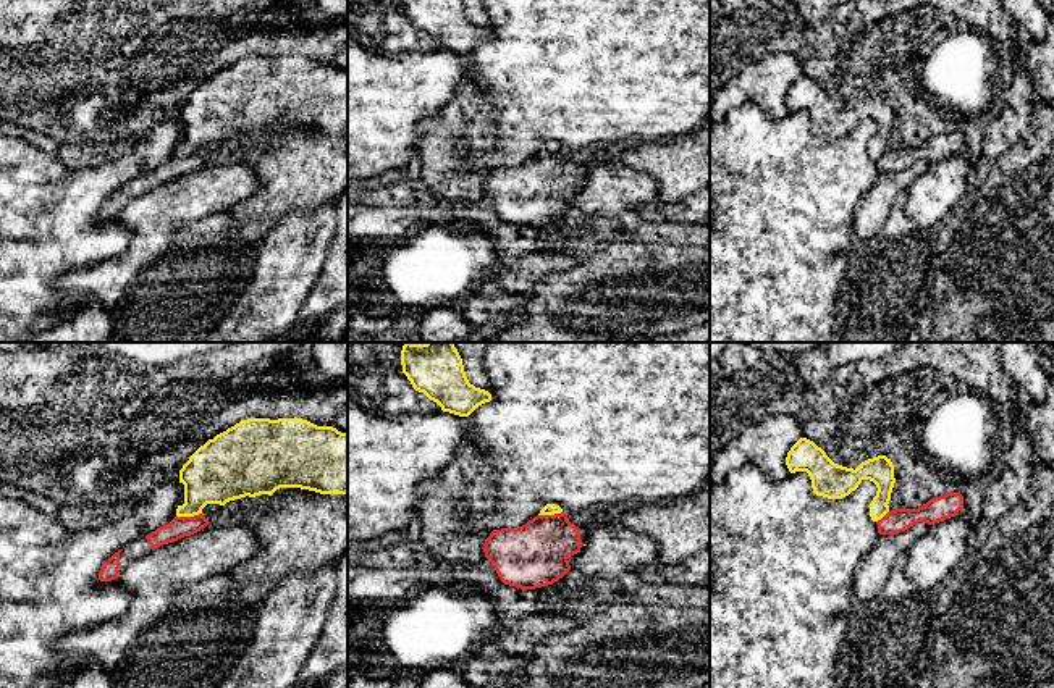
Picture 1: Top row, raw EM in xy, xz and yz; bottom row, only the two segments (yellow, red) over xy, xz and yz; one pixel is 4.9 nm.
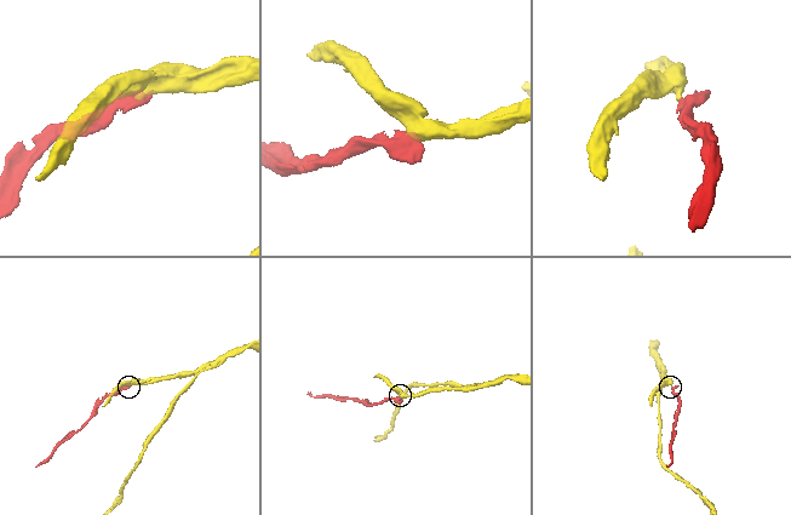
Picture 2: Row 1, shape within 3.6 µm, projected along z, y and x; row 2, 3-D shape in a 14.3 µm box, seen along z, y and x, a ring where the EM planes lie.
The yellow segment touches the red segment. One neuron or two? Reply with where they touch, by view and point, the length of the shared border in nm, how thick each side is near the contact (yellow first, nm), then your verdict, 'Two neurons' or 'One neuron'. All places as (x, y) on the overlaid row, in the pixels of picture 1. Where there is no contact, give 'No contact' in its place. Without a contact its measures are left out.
Touches yellow at xy (188, 516). Shared border 130 nm. Thickness 300 nm (yellow) against 110 nm. Two neurons

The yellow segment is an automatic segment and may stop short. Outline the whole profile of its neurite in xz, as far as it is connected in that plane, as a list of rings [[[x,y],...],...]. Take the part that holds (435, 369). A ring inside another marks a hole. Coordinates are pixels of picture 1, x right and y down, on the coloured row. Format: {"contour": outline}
{"contour": [[[406,342],[401,365],[412,388],[436,402],[443,412],[469,417],[479,405],[491,401],[488,391],[469,383],[453,342]]]}

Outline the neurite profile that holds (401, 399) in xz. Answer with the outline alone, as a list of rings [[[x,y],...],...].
[[[404,373],[386,376],[385,391],[385,401],[380,409],[386,417],[396,418],[443,412],[436,402],[430,401],[424,392],[415,391]]]

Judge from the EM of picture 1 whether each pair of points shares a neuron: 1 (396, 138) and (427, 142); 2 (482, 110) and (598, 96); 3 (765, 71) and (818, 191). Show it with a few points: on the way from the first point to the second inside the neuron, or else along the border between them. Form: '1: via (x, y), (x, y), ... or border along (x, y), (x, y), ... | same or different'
1: border along (440, 110), (419, 125), (416, 154) | different
2: border along (466, 81), (471, 81), (492, 105), (493, 123) | different
3: border along (749, 102), (770, 118), (789, 113) | different

